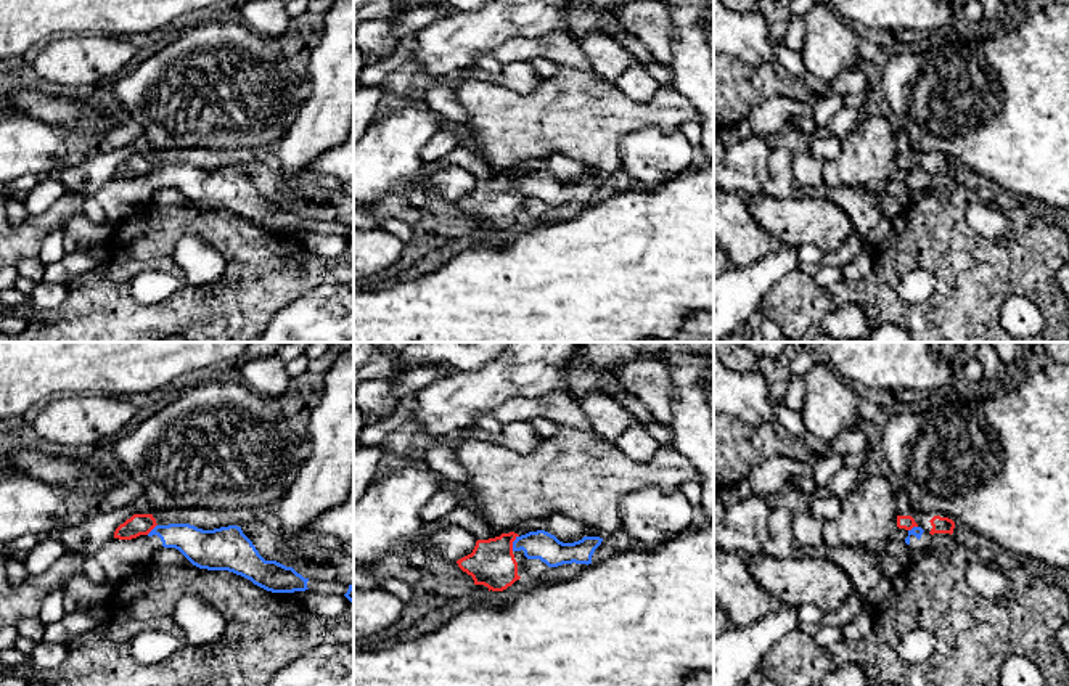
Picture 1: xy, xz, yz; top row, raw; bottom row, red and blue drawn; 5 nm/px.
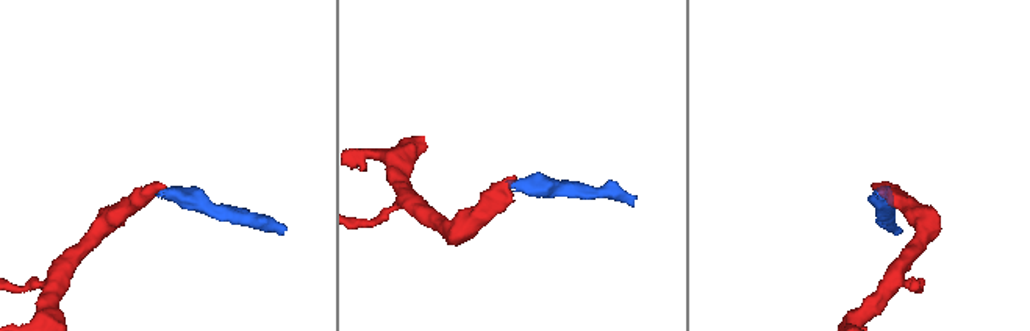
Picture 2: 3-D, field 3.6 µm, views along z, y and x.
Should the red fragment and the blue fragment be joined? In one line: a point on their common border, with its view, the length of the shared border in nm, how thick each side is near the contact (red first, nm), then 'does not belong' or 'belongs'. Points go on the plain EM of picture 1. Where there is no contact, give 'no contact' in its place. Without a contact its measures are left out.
xz (511, 183) | 90 nm | 220/140 nm | does not belong

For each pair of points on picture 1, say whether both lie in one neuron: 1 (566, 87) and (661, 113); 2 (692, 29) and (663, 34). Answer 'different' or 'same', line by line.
1: same
2: different

